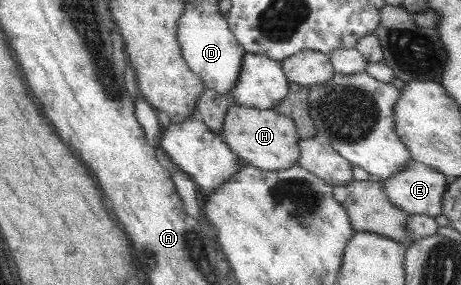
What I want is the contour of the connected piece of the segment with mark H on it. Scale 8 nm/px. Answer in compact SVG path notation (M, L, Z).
M232 104L227 112L222 137L241 160L246 160L248 165L260 167L262 170L288 170L299 164L299 142L302 138L299 136L296 123L293 118L279 113L275 108L257 109Z

